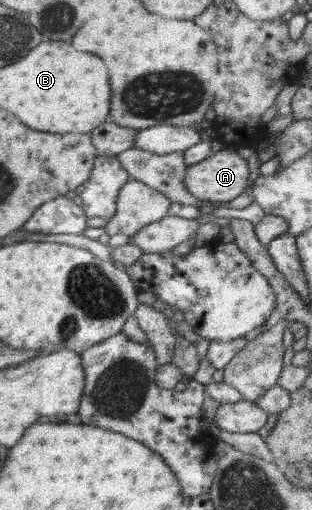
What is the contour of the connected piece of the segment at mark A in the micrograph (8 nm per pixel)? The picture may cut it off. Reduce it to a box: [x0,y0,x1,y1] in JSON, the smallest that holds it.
[184,148,250,202]

